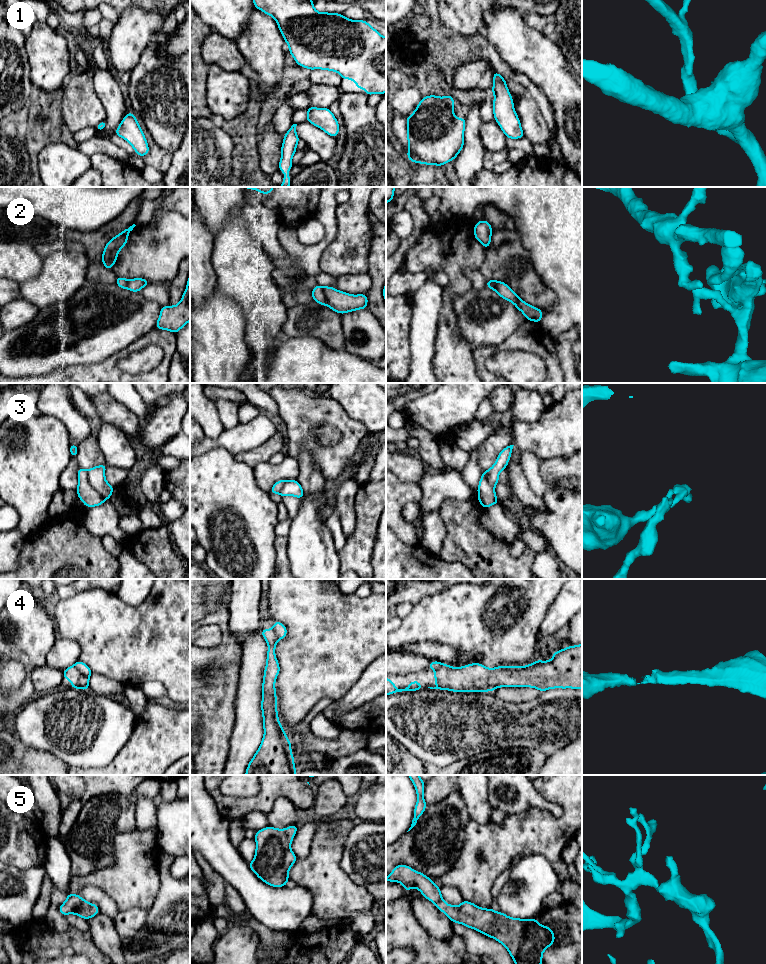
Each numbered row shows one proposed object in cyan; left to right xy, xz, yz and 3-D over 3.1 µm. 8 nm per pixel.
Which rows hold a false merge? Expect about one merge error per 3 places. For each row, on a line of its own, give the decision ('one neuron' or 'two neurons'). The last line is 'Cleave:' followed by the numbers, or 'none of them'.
1: one neuron
2: two neurons
3: two neurons
4: one neuron
5: one neuron
Cleave: 2, 3

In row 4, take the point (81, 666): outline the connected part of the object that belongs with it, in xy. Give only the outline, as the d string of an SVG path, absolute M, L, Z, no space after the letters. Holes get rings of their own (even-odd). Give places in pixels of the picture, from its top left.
M80 660L63 671L64 679L71 681L71 688L87 691L89 690L89 678L92 673L92 670Z

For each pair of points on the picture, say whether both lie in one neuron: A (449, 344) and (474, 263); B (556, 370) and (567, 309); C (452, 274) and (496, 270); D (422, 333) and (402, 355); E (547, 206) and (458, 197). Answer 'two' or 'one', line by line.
A: one
B: two
C: two
D: two
E: one

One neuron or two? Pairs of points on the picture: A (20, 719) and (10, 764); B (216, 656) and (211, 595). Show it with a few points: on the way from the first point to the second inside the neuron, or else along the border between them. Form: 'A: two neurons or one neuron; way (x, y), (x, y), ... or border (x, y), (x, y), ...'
A: two neurons; border (13, 730), (23, 742), (36, 748)
B: one neuron; way (225, 641), (225, 628), (218, 610)

